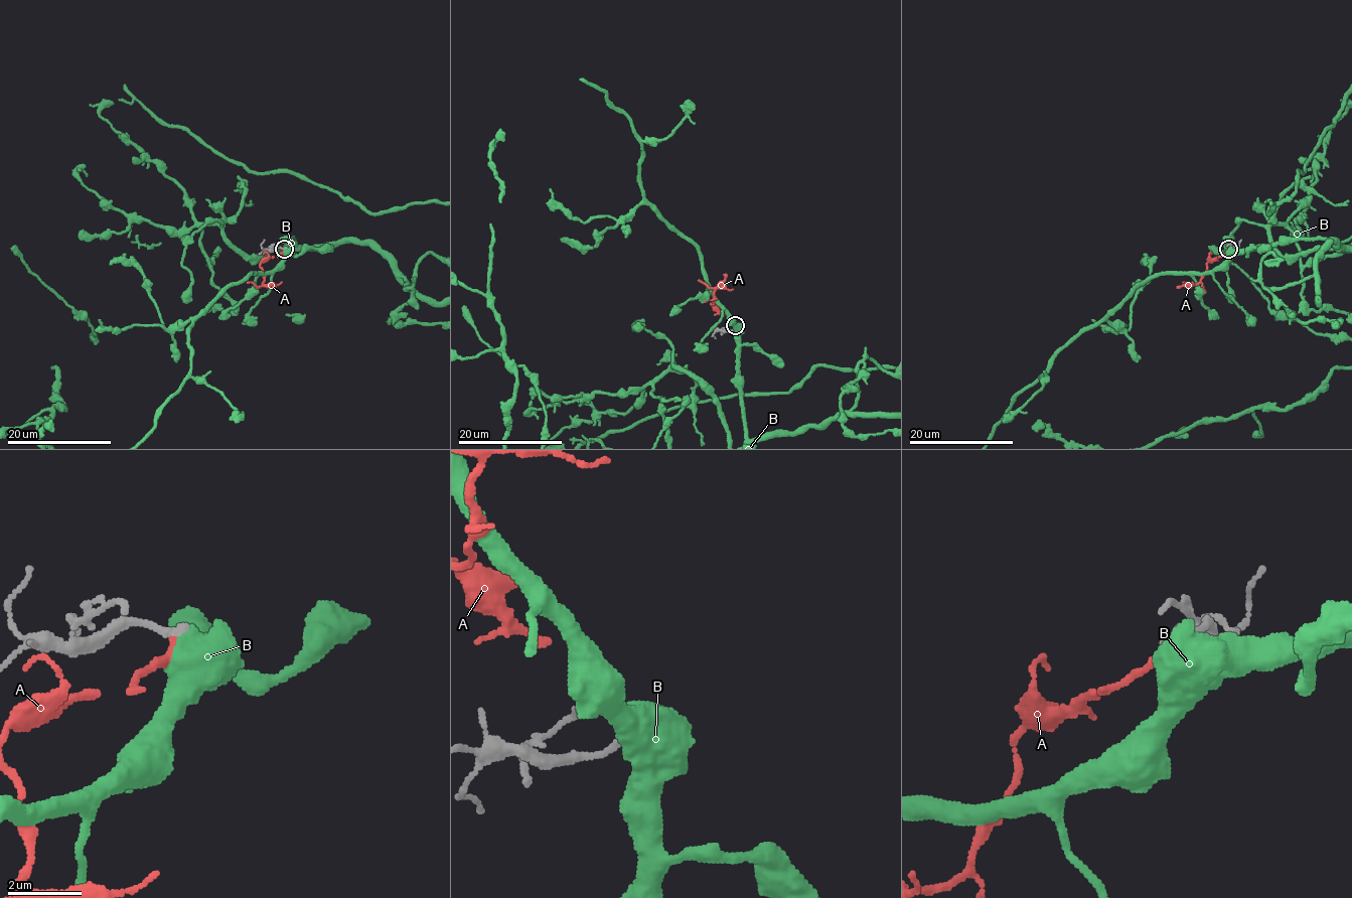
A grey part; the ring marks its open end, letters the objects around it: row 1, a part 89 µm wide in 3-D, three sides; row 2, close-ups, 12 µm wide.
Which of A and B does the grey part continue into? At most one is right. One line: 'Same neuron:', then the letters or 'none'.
Same neuron: A

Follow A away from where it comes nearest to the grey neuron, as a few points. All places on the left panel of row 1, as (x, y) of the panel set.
A: (285, 250), (277, 258), (268, 258), (260, 263), (263, 286), (247, 282)

